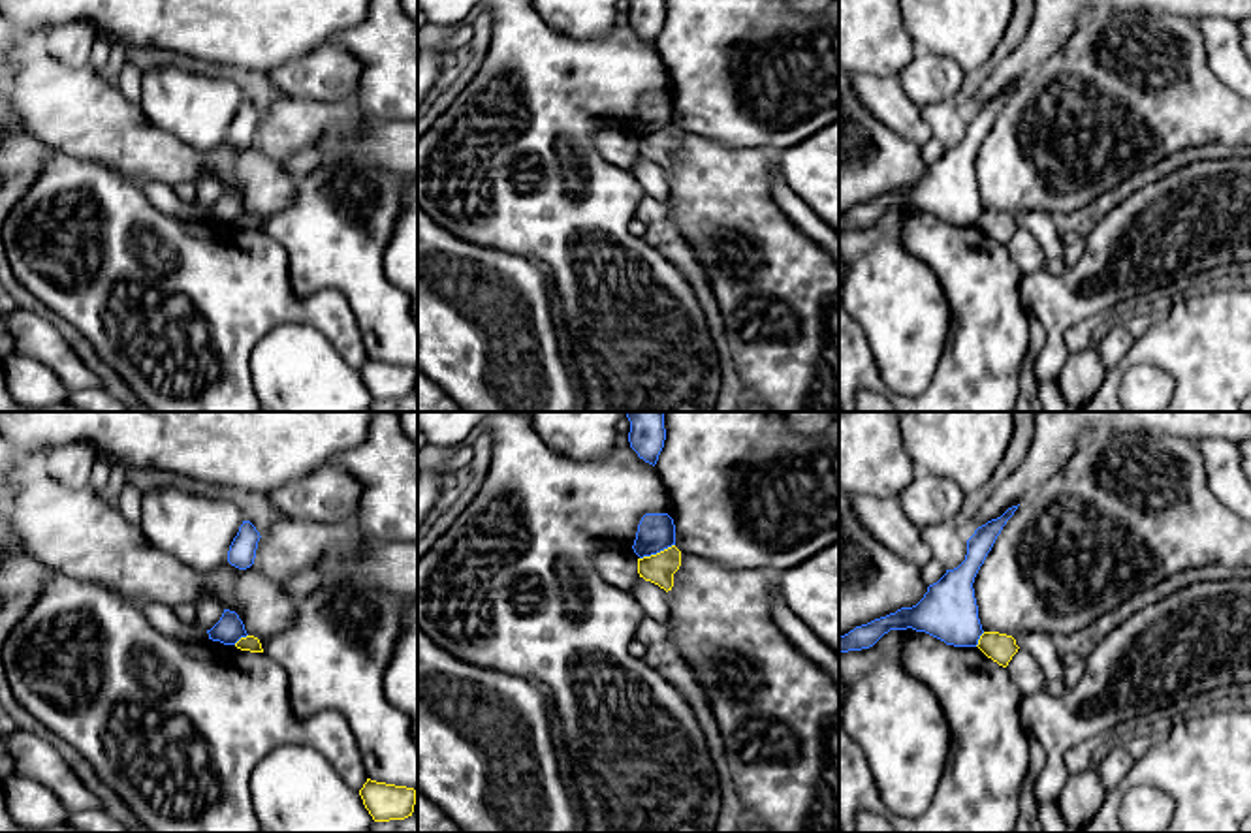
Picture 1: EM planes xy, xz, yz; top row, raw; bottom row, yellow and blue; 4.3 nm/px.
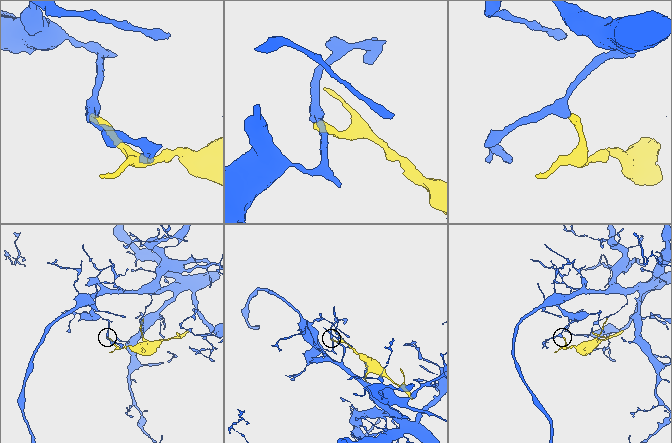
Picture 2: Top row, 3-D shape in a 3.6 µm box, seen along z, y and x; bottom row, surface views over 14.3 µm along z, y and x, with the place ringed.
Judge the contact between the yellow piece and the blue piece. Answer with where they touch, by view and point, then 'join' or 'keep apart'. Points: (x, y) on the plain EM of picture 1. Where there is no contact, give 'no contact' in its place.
xz (657, 132) | keep apart

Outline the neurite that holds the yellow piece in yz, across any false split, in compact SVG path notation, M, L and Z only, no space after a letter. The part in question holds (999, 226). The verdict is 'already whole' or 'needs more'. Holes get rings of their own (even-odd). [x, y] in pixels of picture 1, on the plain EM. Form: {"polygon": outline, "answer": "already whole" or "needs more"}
{"polygon": "M984 211L976 224L988 237L1006 246L1012 235L1018 231L1016 218L999 211Z", "answer": "already whole"}

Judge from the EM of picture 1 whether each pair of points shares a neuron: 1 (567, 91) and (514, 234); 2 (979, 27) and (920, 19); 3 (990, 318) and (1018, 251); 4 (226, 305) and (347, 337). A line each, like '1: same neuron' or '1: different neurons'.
1: same neuron
2: same neuron
3: different neurons
4: same neuron

